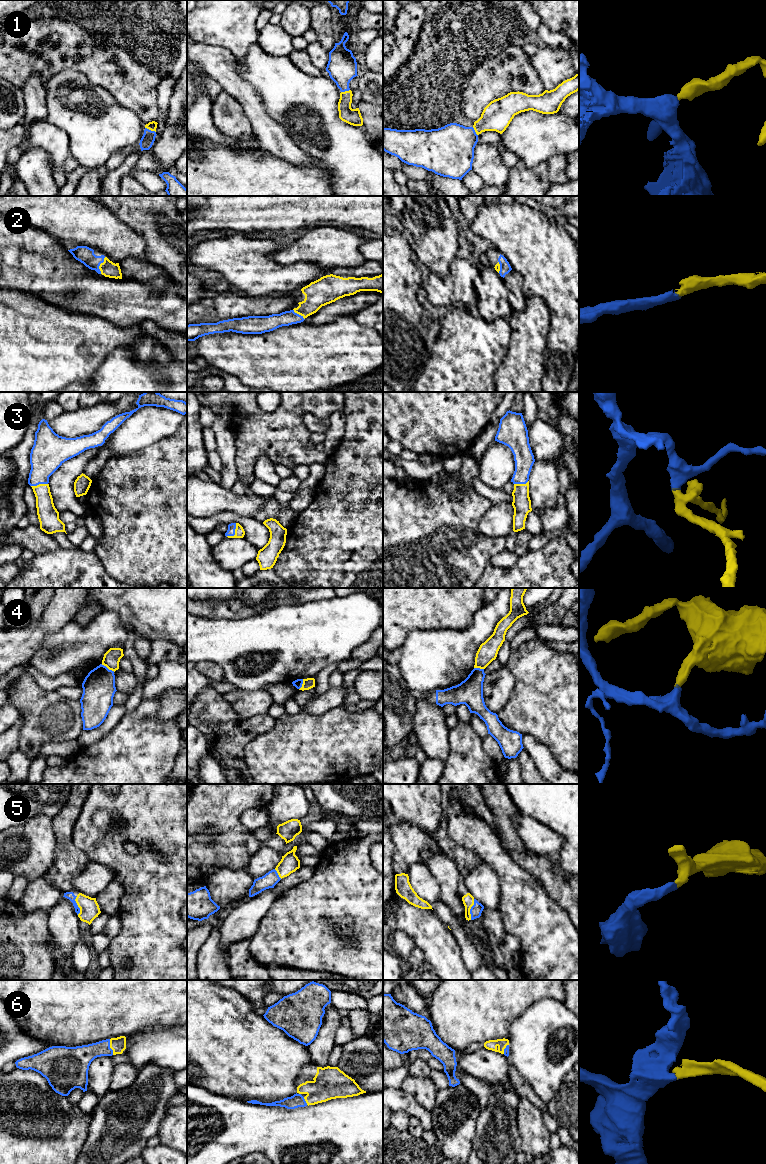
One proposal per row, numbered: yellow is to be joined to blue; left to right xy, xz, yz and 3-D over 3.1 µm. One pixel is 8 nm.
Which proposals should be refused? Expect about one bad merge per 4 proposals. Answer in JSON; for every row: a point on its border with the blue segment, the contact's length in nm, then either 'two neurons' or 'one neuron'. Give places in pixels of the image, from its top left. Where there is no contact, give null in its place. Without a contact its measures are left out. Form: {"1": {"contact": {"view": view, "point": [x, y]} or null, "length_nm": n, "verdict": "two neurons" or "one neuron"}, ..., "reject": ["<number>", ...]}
{"1": {"contact": {"view": "xy", "point": [150, 130]}, "length_nm": 100, "verdict": "one neuron"}, "2": {"contact": {"view": "xy", "point": [99, 265]}, "length_nm": 140, "verdict": "one neuron"}, "3": {"contact": {"view": "xz", "point": [234, 533]}, "length_nm": 140, "verdict": "one neuron"}, "4": {"contact": {"view": "xy", "point": [107, 668]}, "length_nm": 130, "verdict": "two neurons"}, "5": {"contact": {"view": "yz", "point": [470, 909]}, "length_nm": 170, "verdict": "one neuron"}, "6": {"contact": {"view": "xy", "point": [109, 1047]}, "length_nm": 130, "verdict": "one neuron"}, "reject": ["4"]}

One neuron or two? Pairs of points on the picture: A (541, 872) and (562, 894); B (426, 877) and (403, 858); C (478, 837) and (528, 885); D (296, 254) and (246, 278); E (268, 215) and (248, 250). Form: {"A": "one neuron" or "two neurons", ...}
{"A": "one neuron", "B": "two neurons", "C": "one neuron", "D": "two neurons", "E": "two neurons"}

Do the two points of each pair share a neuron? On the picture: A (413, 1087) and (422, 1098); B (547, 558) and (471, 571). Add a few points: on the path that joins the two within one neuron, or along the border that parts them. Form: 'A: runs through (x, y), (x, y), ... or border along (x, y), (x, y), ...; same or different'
A: runs through (416, 1090), (421, 1095); same
B: border along (489, 562), (479, 577); different

